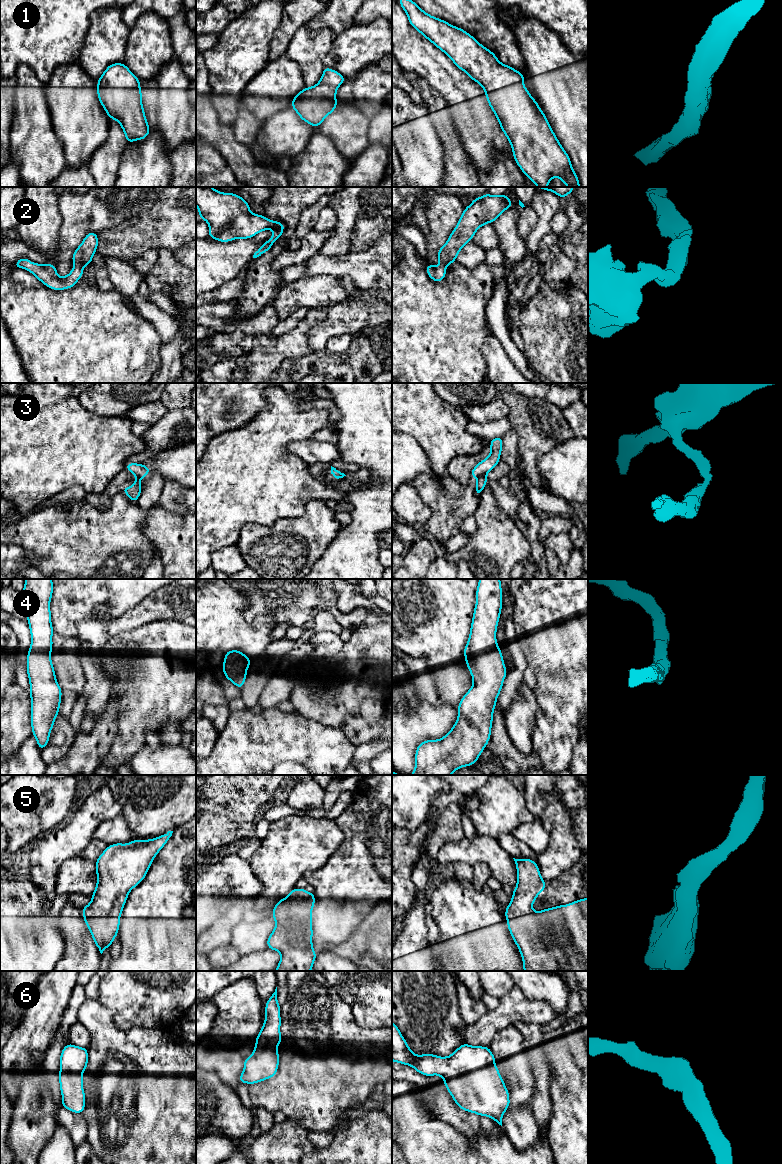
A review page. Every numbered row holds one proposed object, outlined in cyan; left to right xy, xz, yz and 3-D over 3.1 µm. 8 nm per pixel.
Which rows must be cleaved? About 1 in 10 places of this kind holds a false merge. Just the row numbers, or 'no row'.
3

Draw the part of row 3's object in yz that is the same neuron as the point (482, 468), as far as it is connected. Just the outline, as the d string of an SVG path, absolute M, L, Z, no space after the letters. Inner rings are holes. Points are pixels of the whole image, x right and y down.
M496 437L490 440L490 455L479 462L471 471L470 476L478 479L480 476L486 475L489 471L496 467L500 461L503 440L502 437Z

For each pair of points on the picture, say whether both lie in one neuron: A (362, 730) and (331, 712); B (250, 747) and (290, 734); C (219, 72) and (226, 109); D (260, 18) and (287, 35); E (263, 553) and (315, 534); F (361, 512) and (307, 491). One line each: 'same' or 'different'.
A: same
B: same
C: same
D: different
E: same
F: different

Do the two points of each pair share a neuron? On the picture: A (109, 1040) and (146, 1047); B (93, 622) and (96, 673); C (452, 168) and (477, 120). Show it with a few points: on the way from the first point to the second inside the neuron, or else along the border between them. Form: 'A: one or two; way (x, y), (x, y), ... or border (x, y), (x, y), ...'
A: one; way (118, 1044), (137, 1047)
B: two; border (90, 653), (93, 660), (99, 664)
C: two; border (454, 123), (466, 152)

